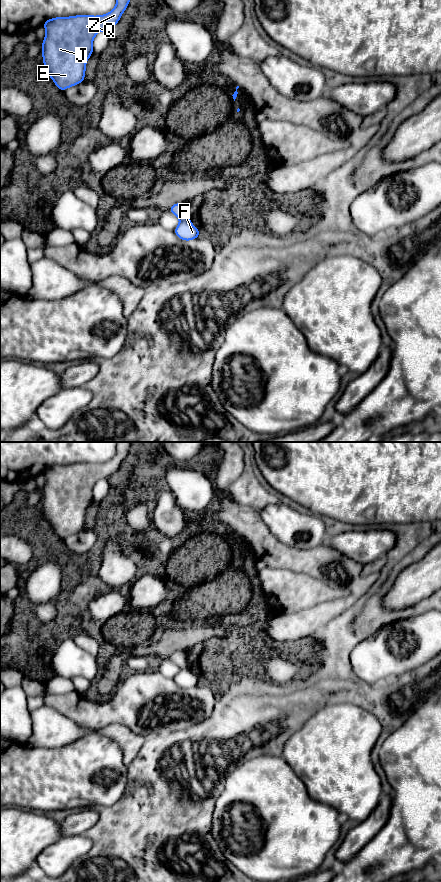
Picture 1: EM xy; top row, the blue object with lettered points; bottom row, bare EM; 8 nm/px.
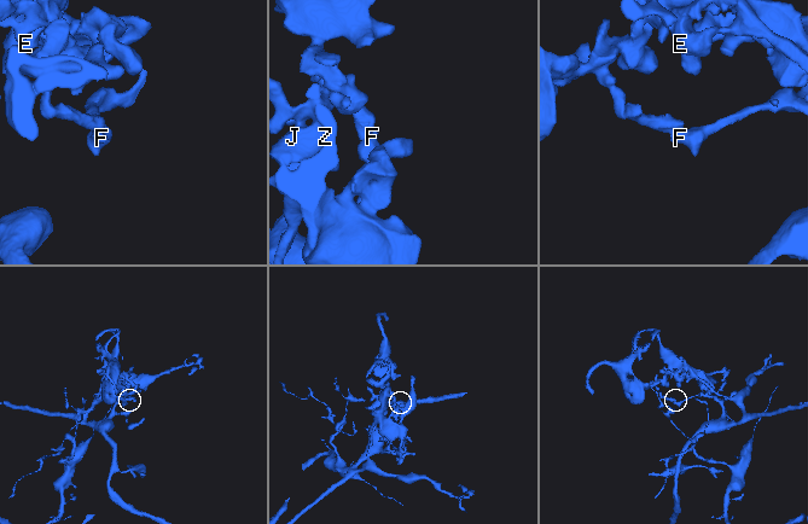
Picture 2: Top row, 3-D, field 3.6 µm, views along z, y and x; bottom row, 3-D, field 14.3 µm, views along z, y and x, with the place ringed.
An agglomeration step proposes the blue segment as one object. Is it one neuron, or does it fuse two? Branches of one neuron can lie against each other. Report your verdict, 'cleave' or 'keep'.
cleave

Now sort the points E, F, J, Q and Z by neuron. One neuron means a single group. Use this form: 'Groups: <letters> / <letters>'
Groups: E J Q Z / F

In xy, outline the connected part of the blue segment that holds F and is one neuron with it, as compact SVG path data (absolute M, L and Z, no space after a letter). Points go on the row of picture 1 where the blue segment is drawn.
M190 218L180 221L173 232L183 241L191 241L200 237L199 228L192 224Z

